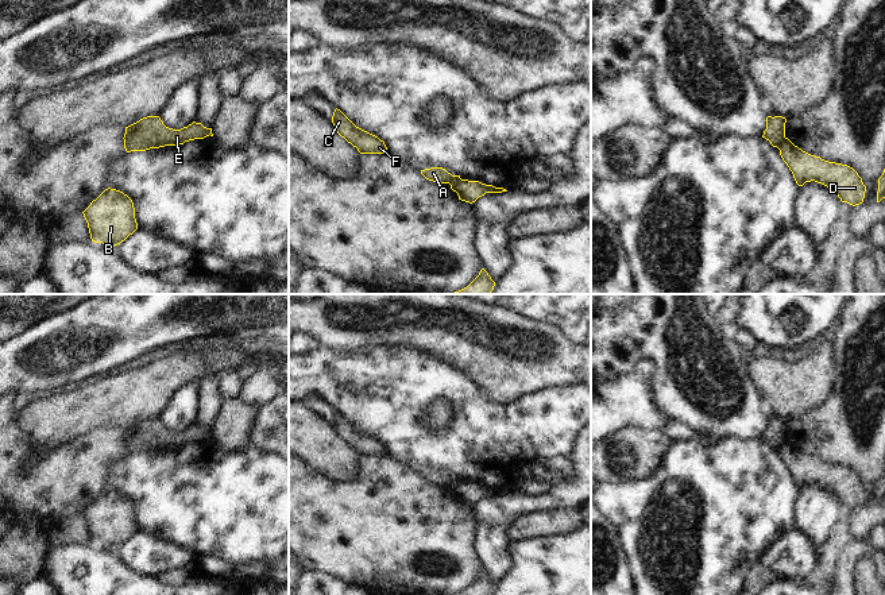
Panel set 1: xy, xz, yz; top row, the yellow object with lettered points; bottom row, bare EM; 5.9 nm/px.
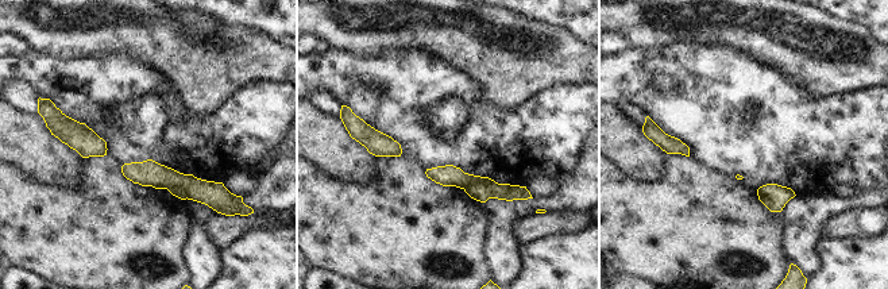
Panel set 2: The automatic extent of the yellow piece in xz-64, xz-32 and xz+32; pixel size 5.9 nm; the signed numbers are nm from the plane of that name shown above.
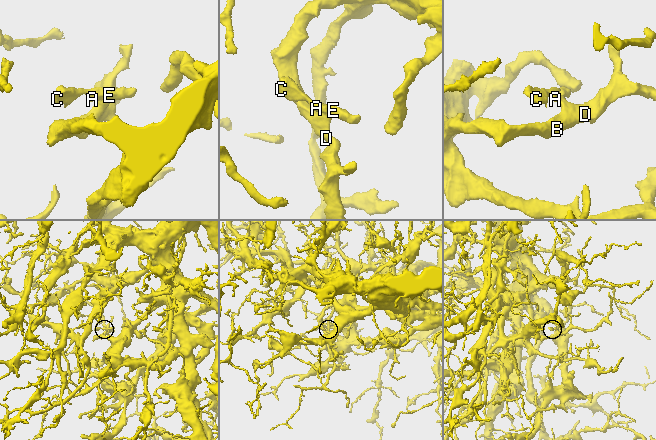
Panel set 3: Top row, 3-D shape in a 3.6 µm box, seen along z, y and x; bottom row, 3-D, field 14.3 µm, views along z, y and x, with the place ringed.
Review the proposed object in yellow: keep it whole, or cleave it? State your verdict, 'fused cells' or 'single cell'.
fused cells

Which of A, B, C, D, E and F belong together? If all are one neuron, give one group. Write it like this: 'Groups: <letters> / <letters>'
Groups: A C E F / B D

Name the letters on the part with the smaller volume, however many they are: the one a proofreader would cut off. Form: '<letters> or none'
A, C, E, F

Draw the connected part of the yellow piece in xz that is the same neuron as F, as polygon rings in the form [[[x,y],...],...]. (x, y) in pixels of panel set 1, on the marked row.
[[[335,109],[332,123],[337,134],[360,154],[384,154],[387,147],[378,136],[356,127],[340,109]]]

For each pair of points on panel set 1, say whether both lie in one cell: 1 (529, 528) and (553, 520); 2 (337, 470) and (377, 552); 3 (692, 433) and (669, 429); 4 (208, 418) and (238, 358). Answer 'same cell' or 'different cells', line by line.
1: same cell
2: different cells
3: same cell
4: different cells

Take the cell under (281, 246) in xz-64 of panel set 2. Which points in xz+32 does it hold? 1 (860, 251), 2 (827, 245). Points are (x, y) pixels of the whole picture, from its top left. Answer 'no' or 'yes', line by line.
1: yes
2: yes

